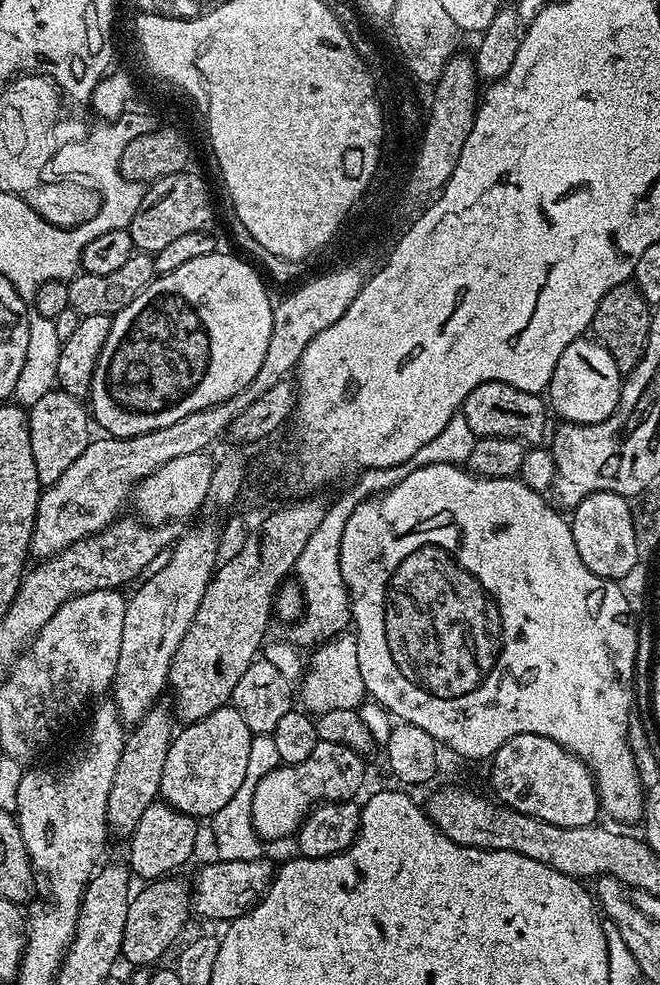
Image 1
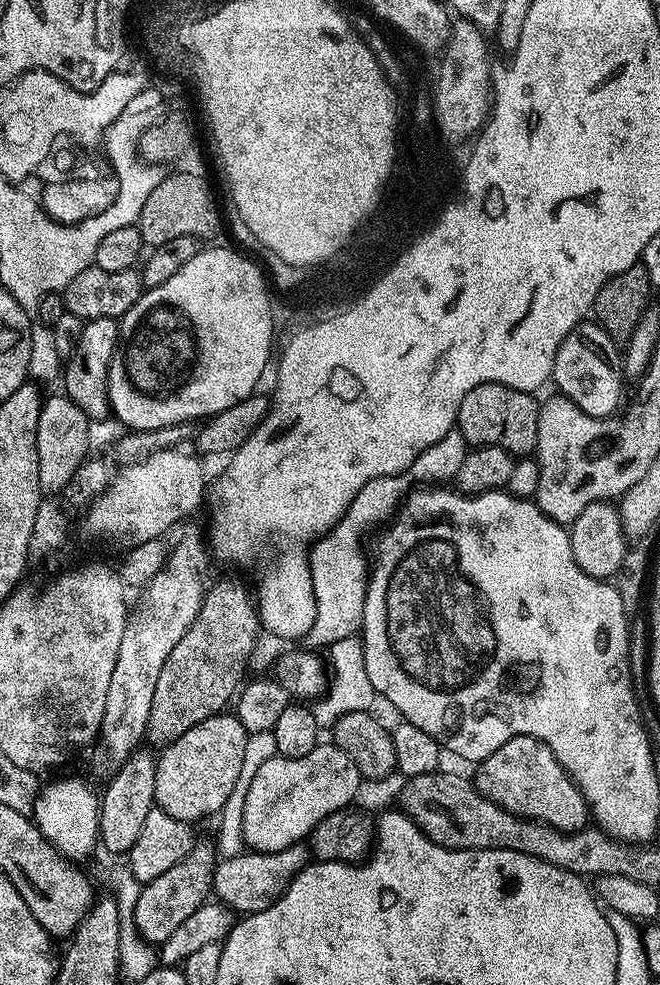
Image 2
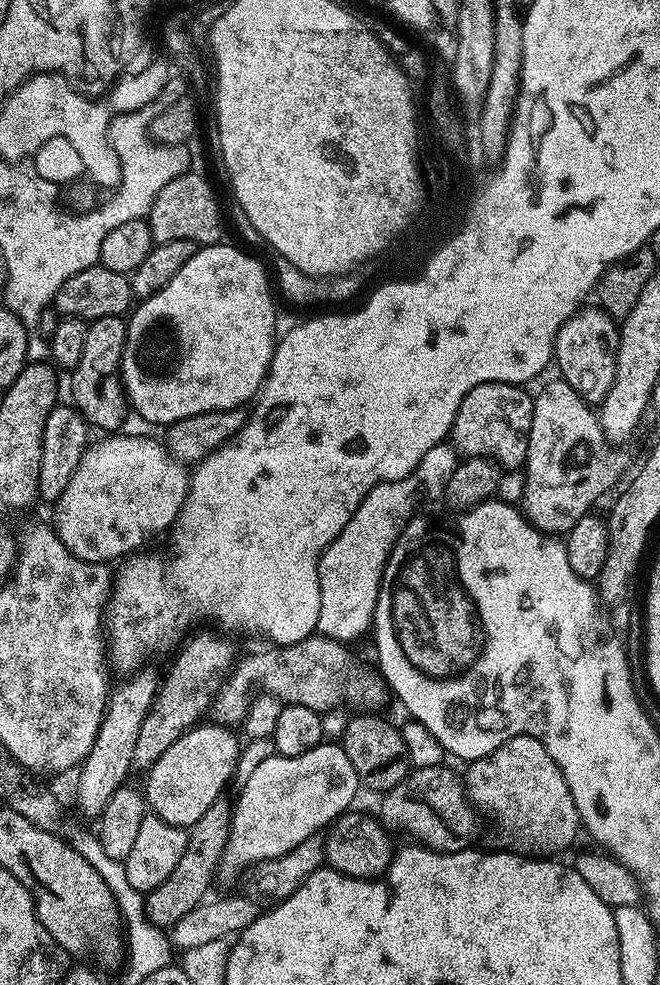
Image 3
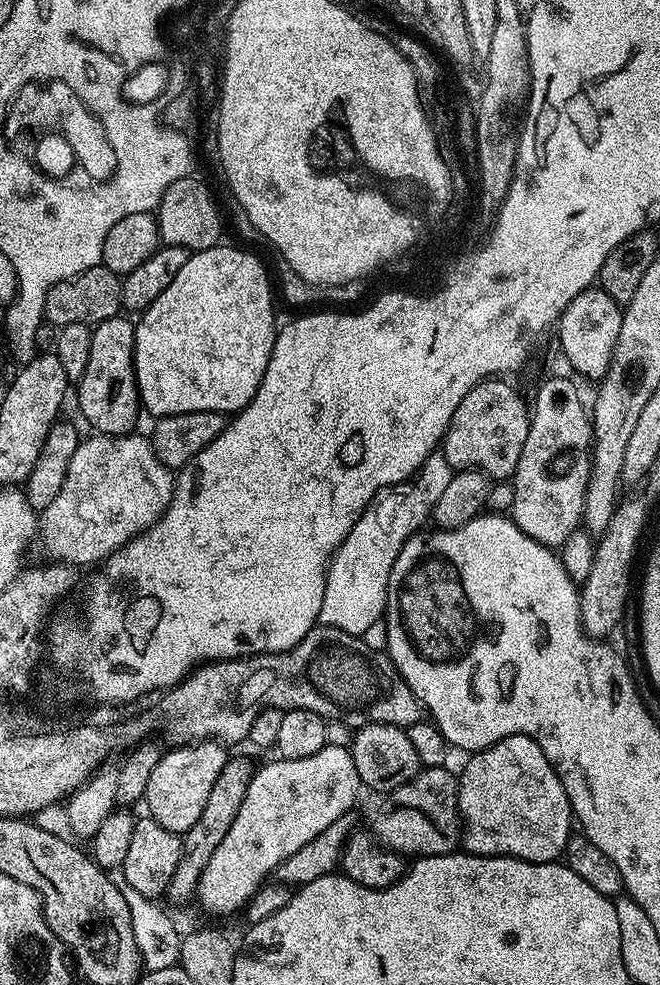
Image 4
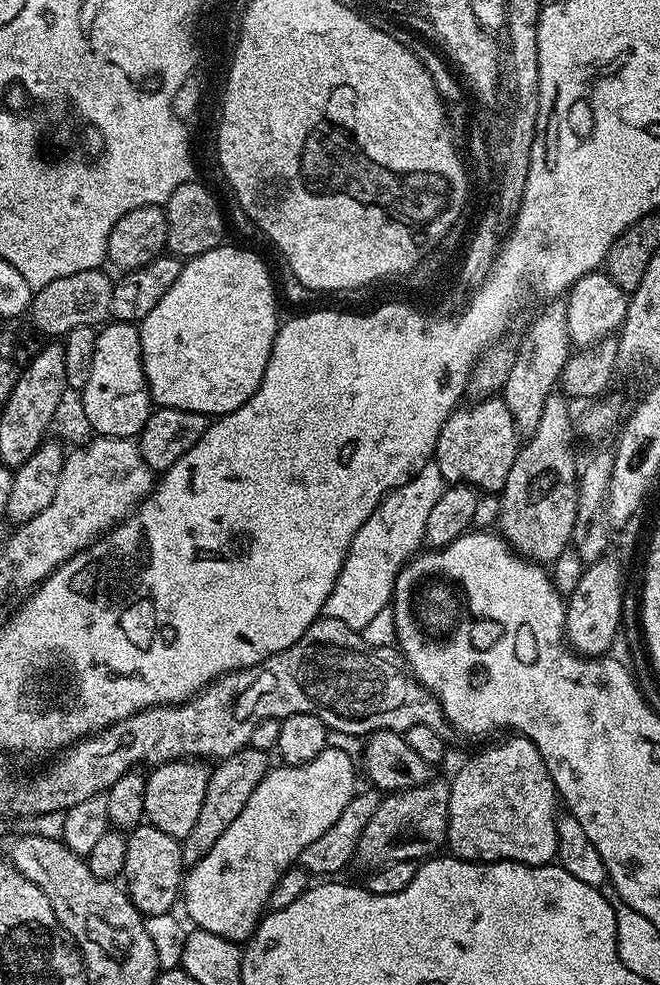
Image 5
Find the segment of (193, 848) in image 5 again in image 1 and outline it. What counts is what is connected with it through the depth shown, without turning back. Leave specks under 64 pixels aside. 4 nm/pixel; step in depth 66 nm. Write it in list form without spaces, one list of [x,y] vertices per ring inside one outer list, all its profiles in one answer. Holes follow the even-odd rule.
[[[161,878],[143,885],[140,893],[128,901],[126,910],[126,930],[122,934],[121,957],[132,966],[152,966],[172,948],[172,943],[180,936],[184,923],[190,916],[190,888],[176,878]]]

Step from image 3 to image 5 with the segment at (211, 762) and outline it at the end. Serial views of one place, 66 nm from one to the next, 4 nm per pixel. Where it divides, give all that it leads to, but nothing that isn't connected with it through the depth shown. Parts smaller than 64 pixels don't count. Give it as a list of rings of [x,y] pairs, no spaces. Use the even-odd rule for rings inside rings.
[[[200,758],[171,760],[168,764],[155,765],[146,776],[144,814],[147,823],[162,830],[162,834],[170,834],[175,840],[183,841],[190,834],[190,830],[194,830],[194,822],[202,810],[209,771],[209,765]]]

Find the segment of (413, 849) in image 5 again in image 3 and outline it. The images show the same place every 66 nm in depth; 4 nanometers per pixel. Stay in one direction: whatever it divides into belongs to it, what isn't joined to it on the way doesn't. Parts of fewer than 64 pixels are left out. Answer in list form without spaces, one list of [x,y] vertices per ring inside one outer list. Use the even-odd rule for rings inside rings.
[[[448,766],[412,768],[398,786],[383,793],[381,800],[379,819],[393,833],[409,832],[415,843],[433,852],[463,852],[471,845],[478,813],[468,800],[459,771],[451,772]]]

